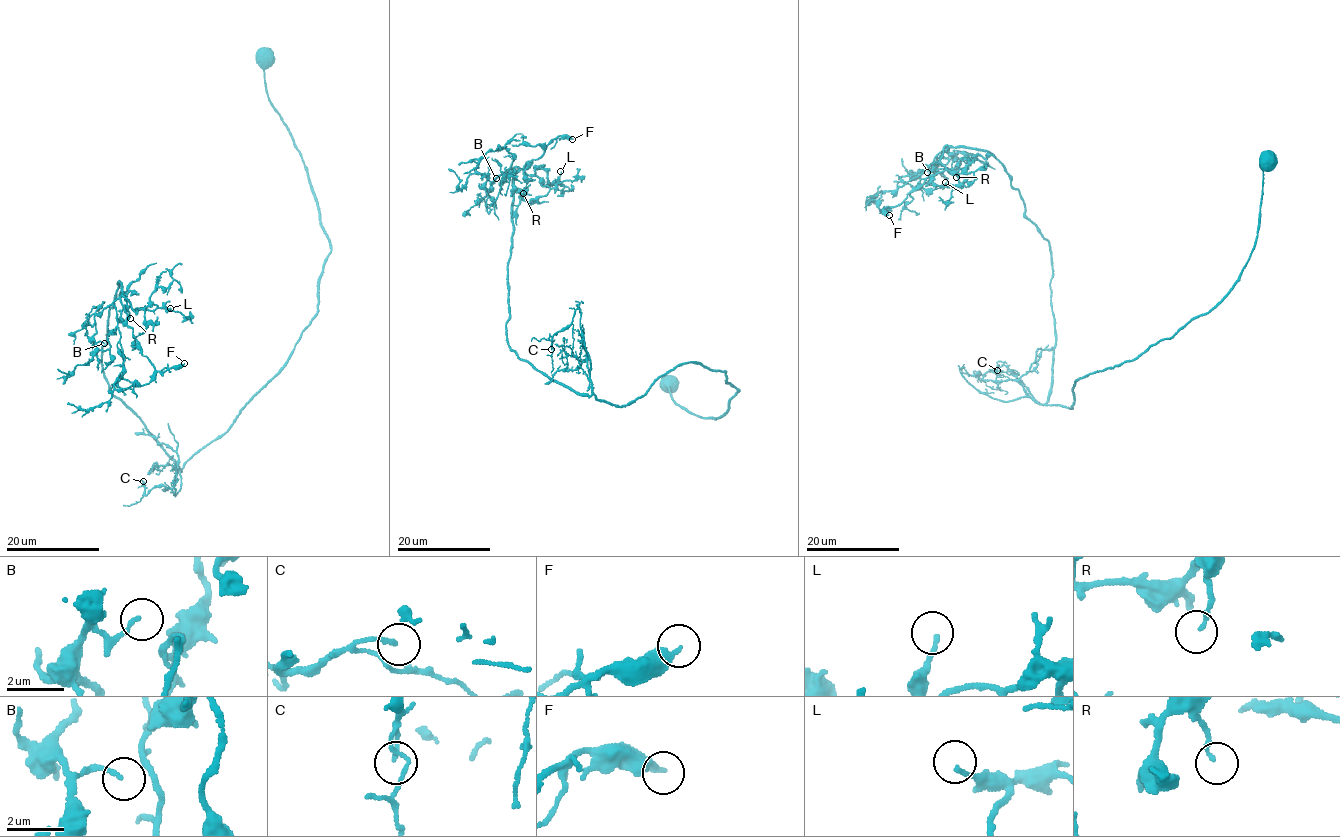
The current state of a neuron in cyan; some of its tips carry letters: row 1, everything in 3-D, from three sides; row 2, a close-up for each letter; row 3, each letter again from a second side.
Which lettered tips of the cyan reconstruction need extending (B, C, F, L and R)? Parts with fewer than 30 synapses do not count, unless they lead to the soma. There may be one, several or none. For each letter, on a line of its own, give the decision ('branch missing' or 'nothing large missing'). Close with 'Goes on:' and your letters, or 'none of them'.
B: nothing large missing
C: nothing large missing
F: nothing large missing
L: nothing large missing
R: nothing large missing
Goes on: none of them

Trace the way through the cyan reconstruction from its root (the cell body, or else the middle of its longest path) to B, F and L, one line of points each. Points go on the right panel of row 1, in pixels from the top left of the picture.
B: (1268, 161), (1236, 284), (1077, 380), (1070, 408), (1045, 405), (1051, 251), (1011, 176), (946, 146), (927, 172)
F: (1268, 161), (1236, 284), (1077, 380), (1070, 408), (1045, 405), (1050, 244), (1004, 164), (948, 148), (889, 215)
L: (1268, 161), (1236, 284), (1077, 380), (1070, 408), (1045, 405), (1049, 241), (988, 152), (946, 146), (945, 182)

